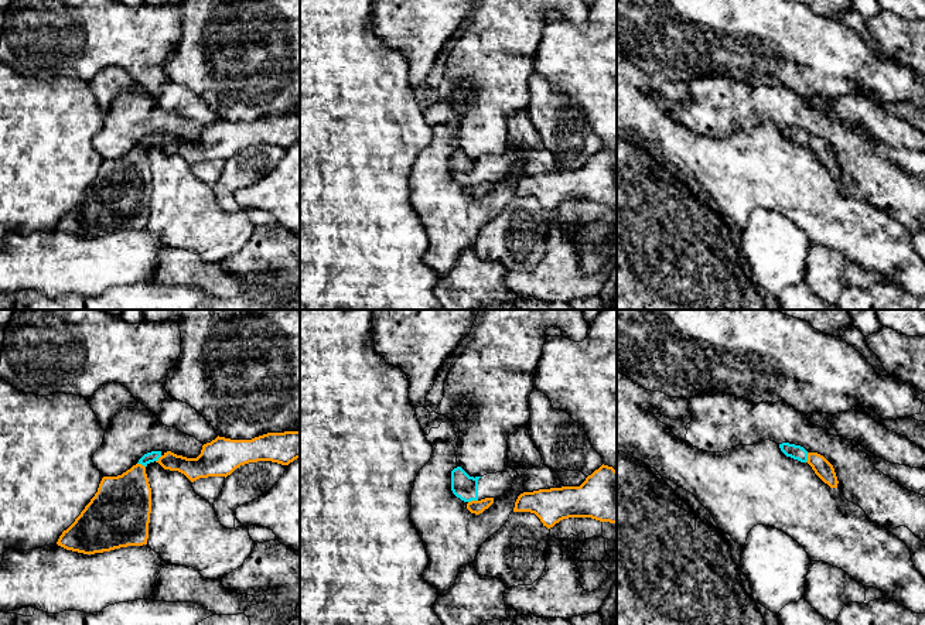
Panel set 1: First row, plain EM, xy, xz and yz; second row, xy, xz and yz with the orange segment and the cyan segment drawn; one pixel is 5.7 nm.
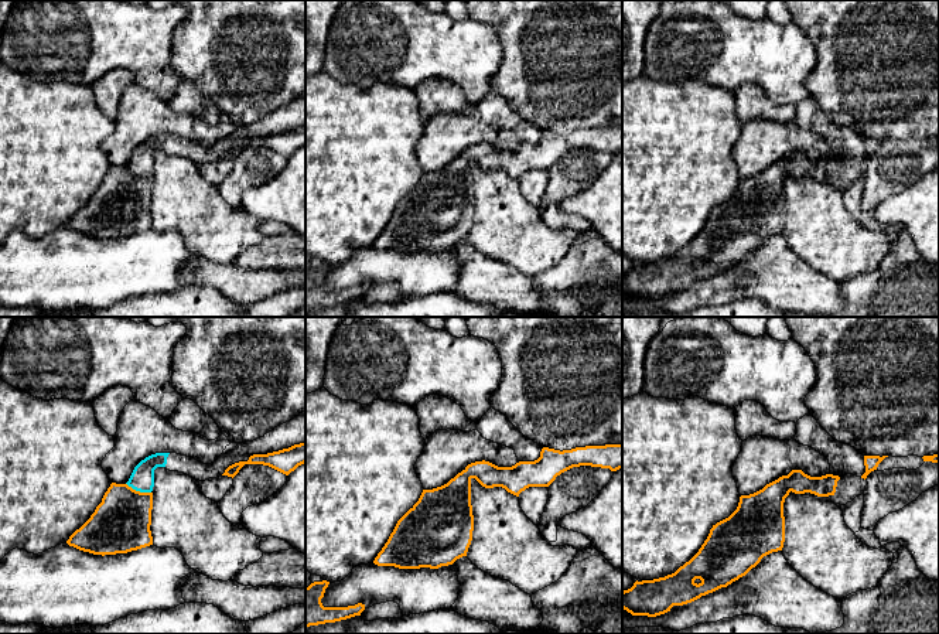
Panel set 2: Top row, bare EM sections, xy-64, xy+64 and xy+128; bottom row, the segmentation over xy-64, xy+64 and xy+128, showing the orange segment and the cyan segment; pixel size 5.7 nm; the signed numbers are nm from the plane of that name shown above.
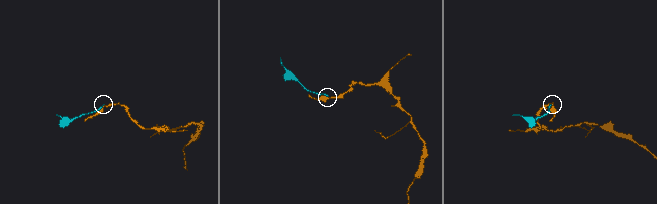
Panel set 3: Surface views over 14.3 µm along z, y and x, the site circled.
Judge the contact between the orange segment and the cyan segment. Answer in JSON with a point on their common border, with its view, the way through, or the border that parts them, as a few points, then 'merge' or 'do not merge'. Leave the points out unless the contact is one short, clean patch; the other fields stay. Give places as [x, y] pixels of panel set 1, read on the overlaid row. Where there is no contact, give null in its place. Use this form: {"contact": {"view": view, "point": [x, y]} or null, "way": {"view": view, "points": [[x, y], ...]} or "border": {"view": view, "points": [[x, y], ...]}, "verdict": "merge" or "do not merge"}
{"contact": {"view": "xz", "point": [473, 501]}, "verdict": "do not merge"}

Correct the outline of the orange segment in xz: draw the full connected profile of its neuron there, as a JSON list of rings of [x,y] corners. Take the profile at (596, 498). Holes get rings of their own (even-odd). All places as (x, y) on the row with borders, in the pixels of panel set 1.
[[[603,464],[580,486],[523,492],[513,512],[535,513],[547,529],[569,518],[617,523],[617,471]]]

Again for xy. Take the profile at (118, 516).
[[[141,464],[117,477],[103,477],[98,492],[57,544],[95,554],[147,544],[151,488]]]

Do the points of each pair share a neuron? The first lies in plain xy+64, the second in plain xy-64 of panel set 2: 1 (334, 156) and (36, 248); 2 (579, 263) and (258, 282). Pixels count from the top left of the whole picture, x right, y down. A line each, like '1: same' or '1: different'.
1: different
2: different

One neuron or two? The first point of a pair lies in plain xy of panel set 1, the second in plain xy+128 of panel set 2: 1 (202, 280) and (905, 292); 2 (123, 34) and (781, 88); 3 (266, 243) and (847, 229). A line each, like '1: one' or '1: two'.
1: two
2: one
3: two

